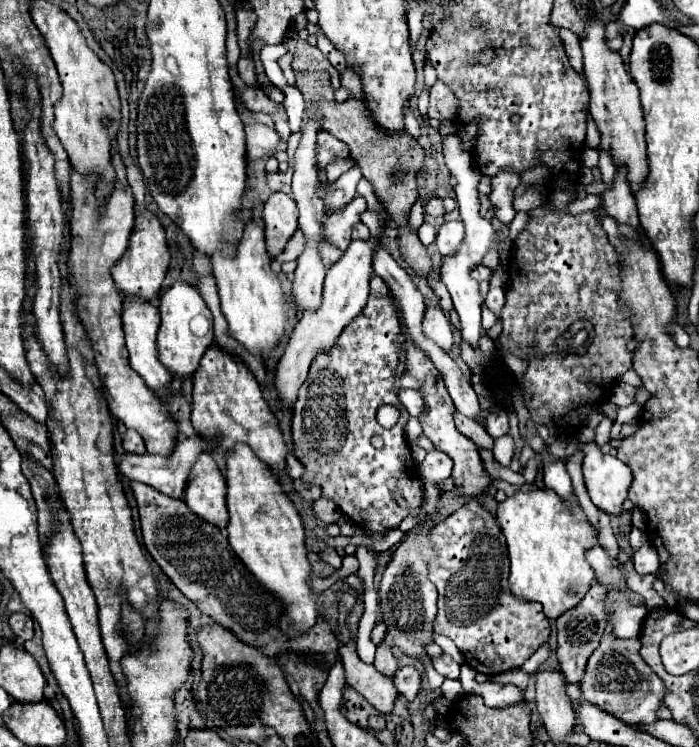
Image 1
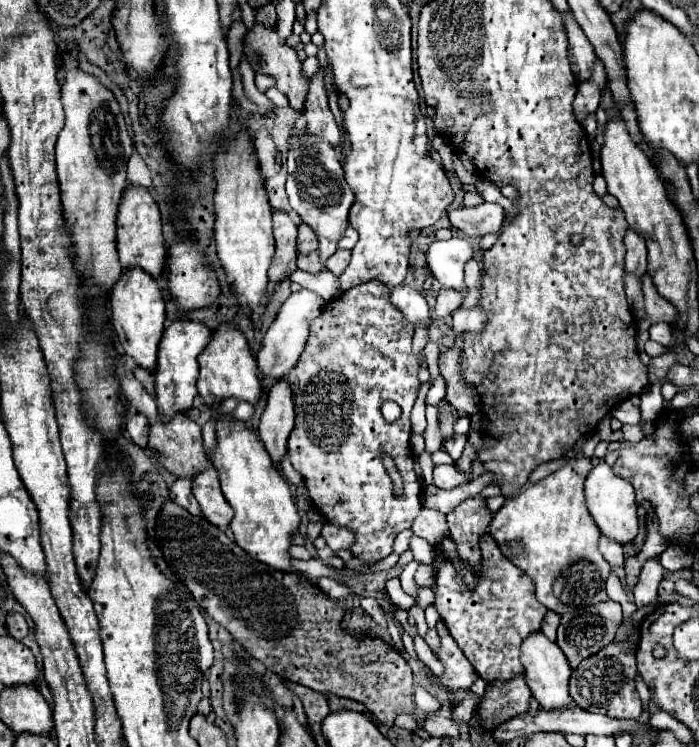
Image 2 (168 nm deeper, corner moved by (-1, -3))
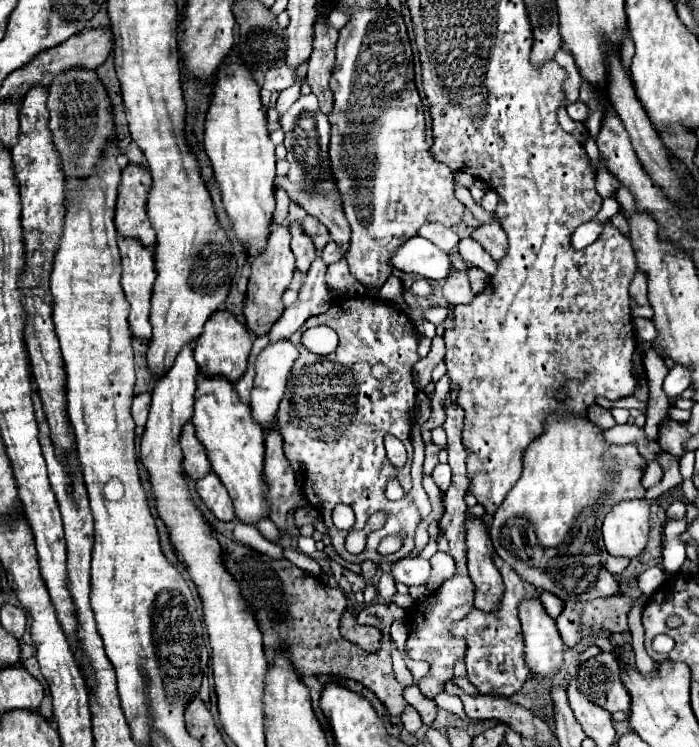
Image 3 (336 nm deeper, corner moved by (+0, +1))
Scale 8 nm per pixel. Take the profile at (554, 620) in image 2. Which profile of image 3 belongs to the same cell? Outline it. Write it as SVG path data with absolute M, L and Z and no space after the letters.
M542 592L542 594L540 594L540 600L542 600L546 612L548 612L552 618L558 618L558 614L560 614L562 608L564 608L564 602L562 602L558 596L552 596L550 592Z

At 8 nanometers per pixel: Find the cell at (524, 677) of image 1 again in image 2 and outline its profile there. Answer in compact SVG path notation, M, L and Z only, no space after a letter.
M523 674L505 682L491 682L487 684L487 690L477 706L479 722L483 728L491 730L509 718L525 714L529 710L529 702L531 690Z

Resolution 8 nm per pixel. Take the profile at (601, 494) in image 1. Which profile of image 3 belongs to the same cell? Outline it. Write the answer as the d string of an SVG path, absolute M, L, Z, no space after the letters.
M628 500L612 506L604 518L602 534L610 556L636 558L648 544L648 500Z

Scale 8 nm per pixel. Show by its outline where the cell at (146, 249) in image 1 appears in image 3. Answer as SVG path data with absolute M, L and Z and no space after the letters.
M128 164L122 170L114 222L116 222L116 230L120 236L136 238L146 248L154 250L156 234L146 216L146 200L148 200L150 184L152 180L150 180L150 172L146 166Z

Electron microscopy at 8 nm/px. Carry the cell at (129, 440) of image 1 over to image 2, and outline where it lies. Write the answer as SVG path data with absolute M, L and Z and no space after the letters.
M131 414L127 420L127 432L133 440L133 444L137 444L139 448L147 446L147 436L149 436L149 422L145 416L141 414Z

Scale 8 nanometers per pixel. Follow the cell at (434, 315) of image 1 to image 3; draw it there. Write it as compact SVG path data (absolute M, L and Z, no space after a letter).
M452 270L442 286L442 294L444 294L446 302L452 306L470 304L474 300L474 292L470 288L466 270Z

